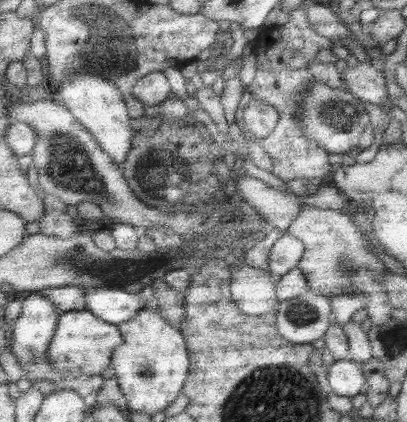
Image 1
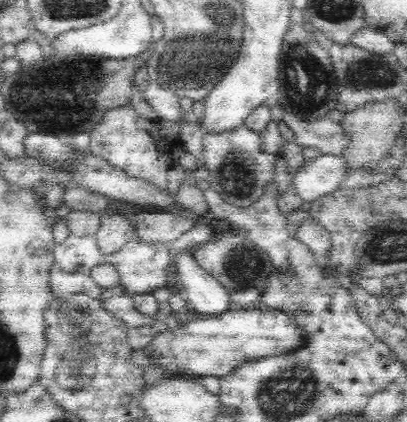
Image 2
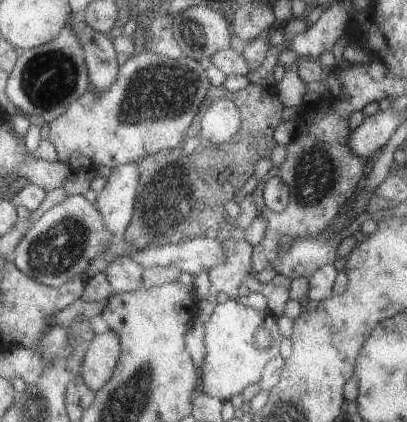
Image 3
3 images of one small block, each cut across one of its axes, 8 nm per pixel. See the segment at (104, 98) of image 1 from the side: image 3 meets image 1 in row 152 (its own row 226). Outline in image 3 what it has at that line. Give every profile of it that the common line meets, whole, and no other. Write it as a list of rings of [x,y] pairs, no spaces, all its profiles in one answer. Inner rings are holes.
[[[137,164],[117,166],[111,170],[105,186],[97,194],[95,208],[101,214],[105,228],[115,236],[121,236],[131,222],[137,194],[137,178]]]

